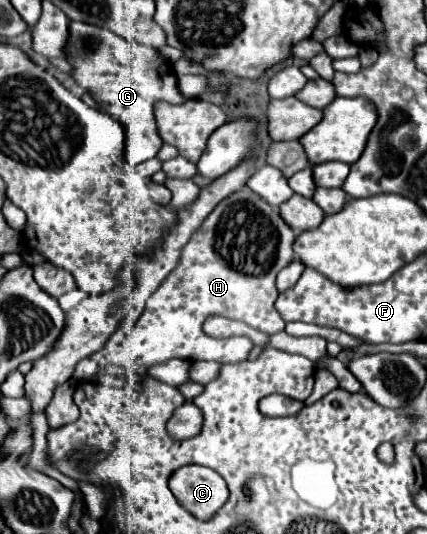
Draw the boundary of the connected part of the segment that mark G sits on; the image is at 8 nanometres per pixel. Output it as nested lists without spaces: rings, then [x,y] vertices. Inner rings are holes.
[[[71,22],[65,56],[73,68],[73,80],[83,90],[87,90],[107,114],[111,114],[125,126],[127,162],[135,166],[149,158],[155,158],[163,146],[163,140],[155,128],[153,104],[157,100],[167,100],[171,104],[181,104],[187,100],[177,88],[173,66],[167,64],[159,50],[127,42],[119,34],[113,34],[109,28]]]

